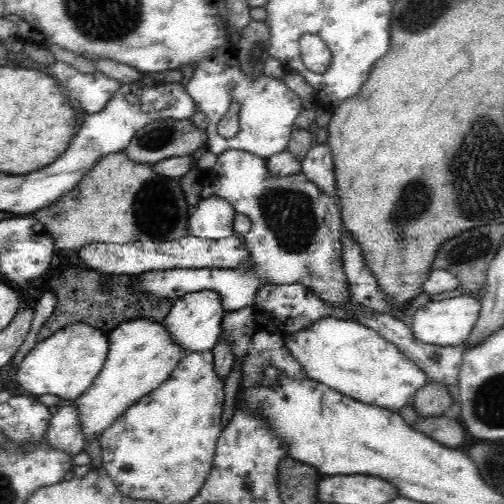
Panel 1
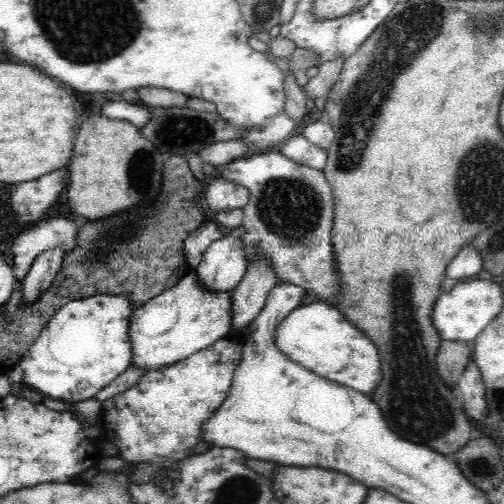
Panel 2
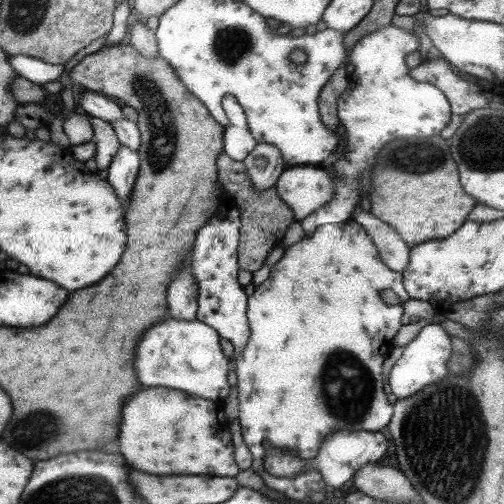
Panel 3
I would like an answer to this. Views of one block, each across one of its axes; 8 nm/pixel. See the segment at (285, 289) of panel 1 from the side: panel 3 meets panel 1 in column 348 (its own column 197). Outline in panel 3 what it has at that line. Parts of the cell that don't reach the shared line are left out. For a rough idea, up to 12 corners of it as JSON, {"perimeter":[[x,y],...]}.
{"perimeter":[[217,188],[217,214],[189,256],[197,320],[235,348],[249,342],[237,282],[239,212]]}

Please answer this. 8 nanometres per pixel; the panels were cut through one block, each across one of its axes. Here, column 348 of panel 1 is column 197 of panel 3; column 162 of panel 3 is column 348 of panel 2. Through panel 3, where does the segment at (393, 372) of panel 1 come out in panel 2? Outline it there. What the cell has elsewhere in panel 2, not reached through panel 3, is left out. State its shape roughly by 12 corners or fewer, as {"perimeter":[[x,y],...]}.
{"perimeter":[[314,302],[276,328],[302,368],[364,394],[382,378],[372,340]]}

